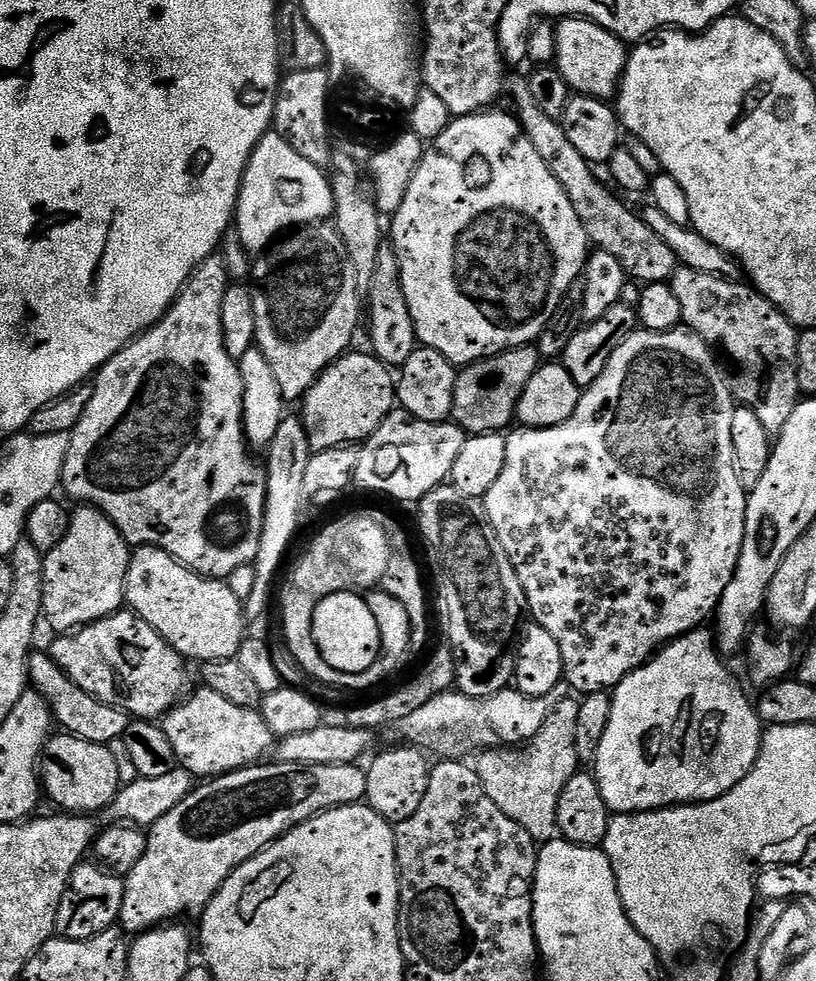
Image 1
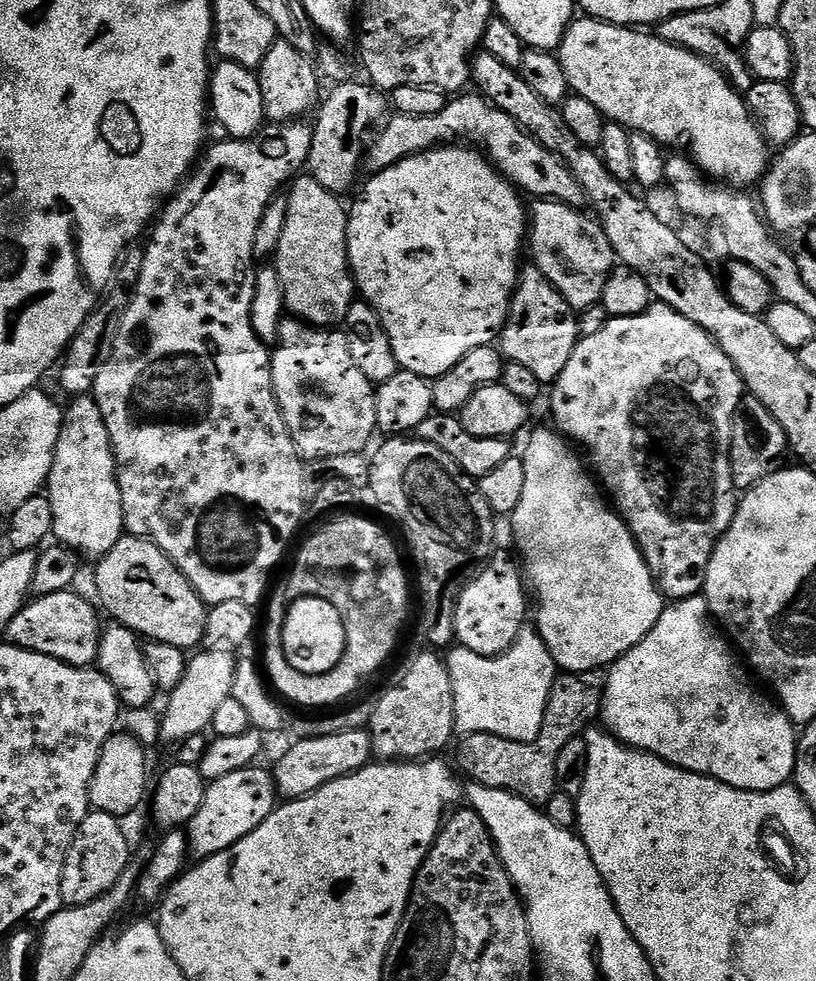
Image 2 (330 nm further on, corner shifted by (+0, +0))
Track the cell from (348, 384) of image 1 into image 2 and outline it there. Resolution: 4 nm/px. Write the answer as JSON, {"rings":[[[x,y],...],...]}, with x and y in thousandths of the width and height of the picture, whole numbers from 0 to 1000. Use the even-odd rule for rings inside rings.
{"rings":[[[362,324],[344,325],[343,340],[333,359],[333,396],[338,399],[338,409],[348,423],[350,434],[355,438],[355,446],[360,446],[360,455],[374,470],[393,469],[395,467],[413,465],[414,463],[445,462],[447,460],[446,456],[455,451],[456,443],[462,443],[461,396],[451,388],[449,381],[444,381],[444,377],[439,377],[439,372],[434,370],[434,365],[429,365],[429,353],[424,353],[424,345],[420,337],[385,334]]]}

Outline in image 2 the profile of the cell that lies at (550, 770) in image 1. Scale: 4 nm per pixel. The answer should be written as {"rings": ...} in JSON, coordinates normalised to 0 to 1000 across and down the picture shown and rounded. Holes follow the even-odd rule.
{"rings":[[[739,684],[729,685],[699,685],[683,688],[679,699],[674,703],[674,712],[669,720],[669,732],[664,736],[664,744],[654,756],[630,756],[605,748],[576,748],[565,753],[564,758],[564,783],[563,786],[575,792],[575,796],[609,803],[616,807],[630,809],[645,818],[658,822],[670,821],[674,812],[684,806],[679,781],[684,778],[684,769],[694,756],[707,753],[722,741],[725,733],[734,731],[740,717],[740,699],[743,689]]]}

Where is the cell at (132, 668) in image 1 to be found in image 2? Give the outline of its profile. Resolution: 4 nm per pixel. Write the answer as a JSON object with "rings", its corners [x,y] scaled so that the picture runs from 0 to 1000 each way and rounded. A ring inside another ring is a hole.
{"rings":[[[93,601],[36,611],[27,623],[12,634],[7,645],[9,655],[16,656],[18,661],[31,661],[61,671],[71,671],[92,681],[116,678],[123,662],[125,635],[123,636],[124,625],[119,617],[114,616],[105,609],[97,608]]]}

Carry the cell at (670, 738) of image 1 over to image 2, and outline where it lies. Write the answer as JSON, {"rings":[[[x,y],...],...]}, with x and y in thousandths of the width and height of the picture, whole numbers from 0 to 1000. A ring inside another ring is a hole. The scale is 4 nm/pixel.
{"rings":[[[862,607],[820,615],[801,642],[744,686],[738,719],[744,745],[771,762],[795,767],[838,787],[869,791],[911,807],[942,807],[967,798],[975,785],[977,743],[955,717],[941,715],[917,694],[918,686],[901,668],[898,657],[880,643]]]}

